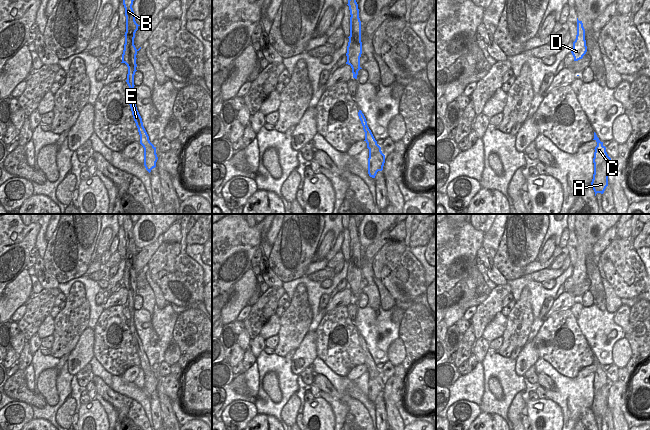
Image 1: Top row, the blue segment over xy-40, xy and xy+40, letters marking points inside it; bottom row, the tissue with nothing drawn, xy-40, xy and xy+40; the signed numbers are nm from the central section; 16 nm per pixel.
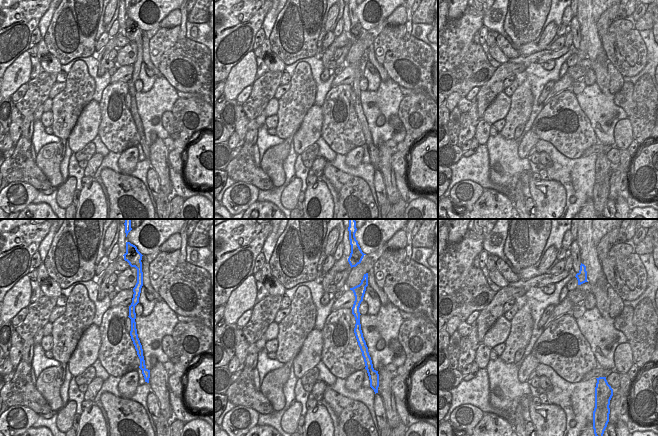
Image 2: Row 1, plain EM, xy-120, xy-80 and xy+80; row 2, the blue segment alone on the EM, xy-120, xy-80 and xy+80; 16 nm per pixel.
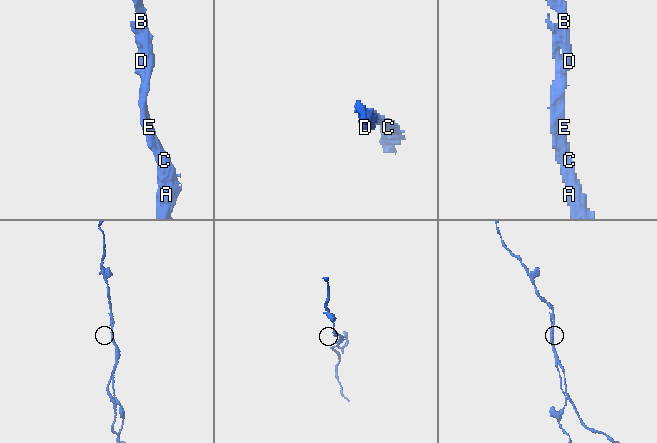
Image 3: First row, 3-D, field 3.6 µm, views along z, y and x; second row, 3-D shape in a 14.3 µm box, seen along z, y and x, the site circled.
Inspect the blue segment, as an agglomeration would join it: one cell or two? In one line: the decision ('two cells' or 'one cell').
two cells

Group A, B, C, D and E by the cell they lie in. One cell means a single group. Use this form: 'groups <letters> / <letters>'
groups A / B C D E

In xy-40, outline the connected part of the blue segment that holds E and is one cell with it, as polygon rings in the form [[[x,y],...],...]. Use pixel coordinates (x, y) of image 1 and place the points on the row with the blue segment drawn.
[[[123,0],[123,5],[125,8],[125,16],[126,16],[126,32],[125,32],[125,44],[124,44],[124,50],[122,54],[122,62],[125,63],[128,67],[128,74],[127,74],[127,84],[130,88],[130,96],[129,96],[129,105],[132,111],[132,115],[134,118],[134,121],[136,123],[136,126],[138,128],[138,132],[140,135],[140,144],[143,146],[143,148],[148,148],[149,146],[154,145],[150,142],[149,136],[143,126],[142,118],[137,110],[135,100],[134,100],[134,75],[137,67],[136,64],[136,55],[137,52],[141,49],[141,47],[137,50],[134,45],[134,38],[135,33],[138,30],[138,25],[135,21],[134,11],[132,8],[134,0]]]

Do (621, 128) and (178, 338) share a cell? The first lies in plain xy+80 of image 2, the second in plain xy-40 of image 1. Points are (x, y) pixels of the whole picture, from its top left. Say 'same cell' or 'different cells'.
different cells

